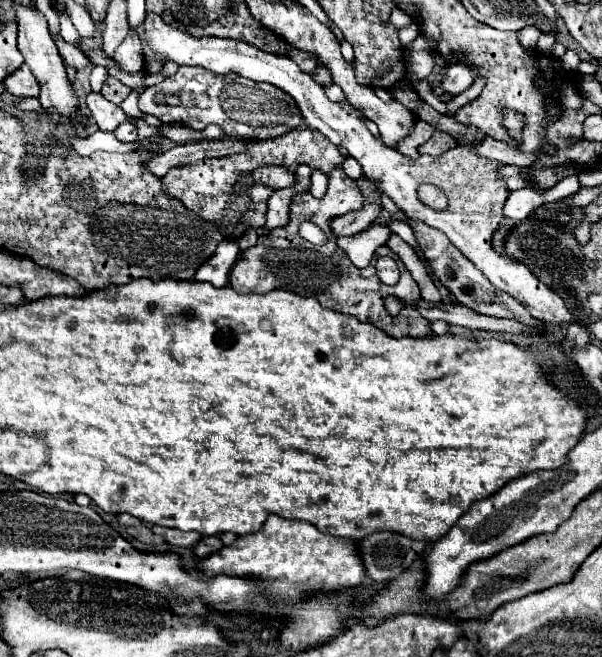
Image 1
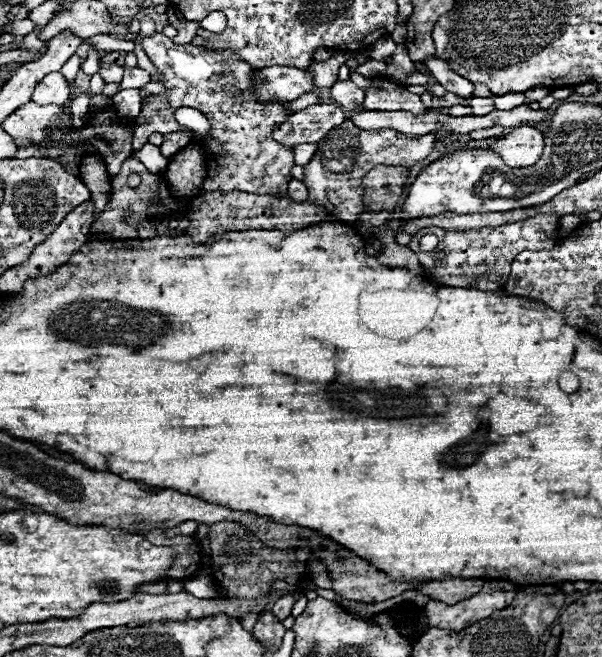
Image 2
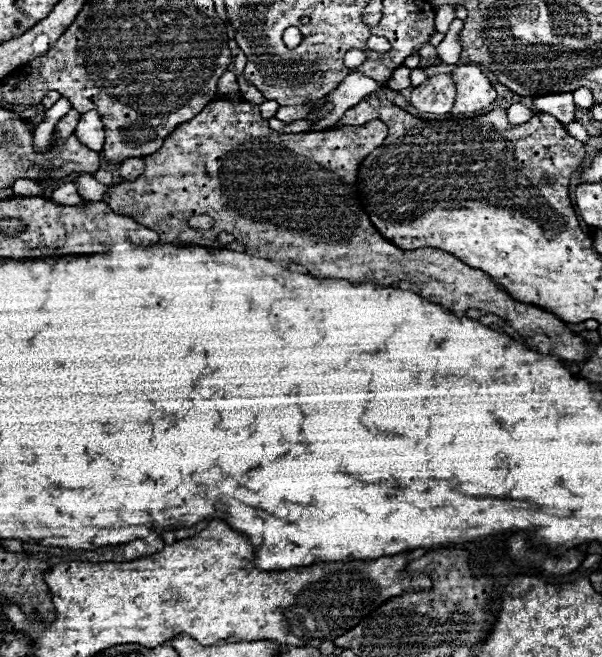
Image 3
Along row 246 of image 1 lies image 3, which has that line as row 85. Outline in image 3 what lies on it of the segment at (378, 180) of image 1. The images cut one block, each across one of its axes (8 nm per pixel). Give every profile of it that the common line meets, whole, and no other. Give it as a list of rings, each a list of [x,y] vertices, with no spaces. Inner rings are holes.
[[[458,66],[452,76],[458,92],[452,114],[480,112],[496,100],[496,90],[478,66]]]

